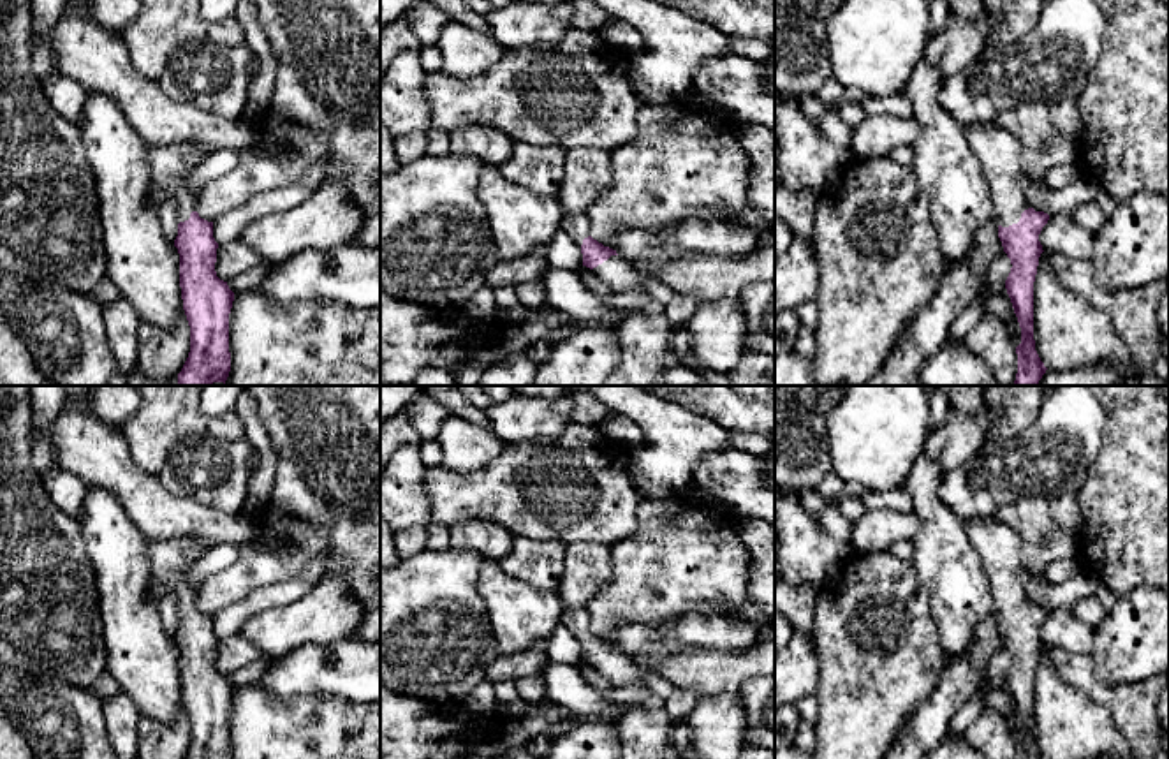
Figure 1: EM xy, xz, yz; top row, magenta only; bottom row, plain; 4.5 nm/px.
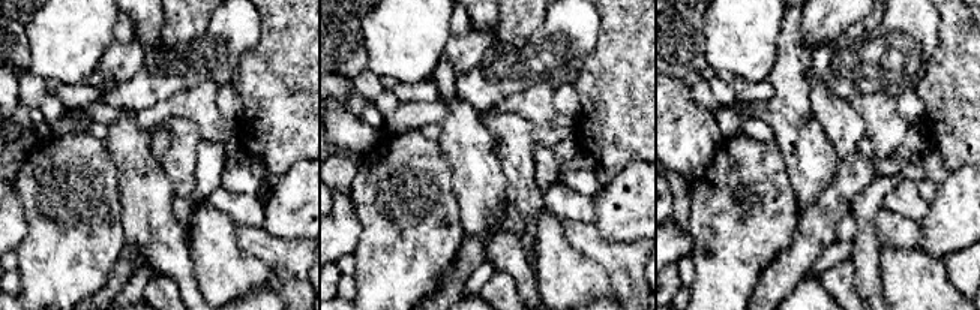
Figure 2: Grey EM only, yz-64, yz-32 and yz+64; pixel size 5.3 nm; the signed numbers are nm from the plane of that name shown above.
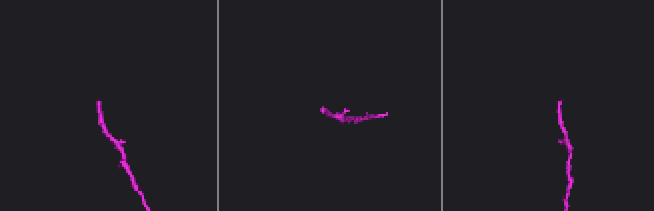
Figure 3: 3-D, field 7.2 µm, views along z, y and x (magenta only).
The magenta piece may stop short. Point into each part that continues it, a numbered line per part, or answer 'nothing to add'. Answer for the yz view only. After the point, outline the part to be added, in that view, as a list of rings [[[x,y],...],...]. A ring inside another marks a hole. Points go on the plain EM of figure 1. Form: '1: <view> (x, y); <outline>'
1: yz (1000, 548); [[[993,516],[967,518],[963,527],[982,560],[998,618],[1002,622],[1018,618],[1021,608],[1032,602],[1021,585],[1023,539]]]

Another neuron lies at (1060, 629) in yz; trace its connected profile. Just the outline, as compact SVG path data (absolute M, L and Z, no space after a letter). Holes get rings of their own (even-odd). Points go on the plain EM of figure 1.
M1069 608L1049 611L1039 629L1039 636L1046 648L1062 648L1086 657L1095 653L1095 629L1076 618Z

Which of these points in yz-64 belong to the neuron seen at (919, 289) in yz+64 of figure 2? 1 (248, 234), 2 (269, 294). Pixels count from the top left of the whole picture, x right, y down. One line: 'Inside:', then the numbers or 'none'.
Inside: none

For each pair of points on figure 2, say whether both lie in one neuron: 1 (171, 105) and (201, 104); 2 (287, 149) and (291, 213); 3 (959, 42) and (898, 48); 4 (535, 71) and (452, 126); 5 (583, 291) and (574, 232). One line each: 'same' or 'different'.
1: same
2: different
3: different
4: different
5: different

